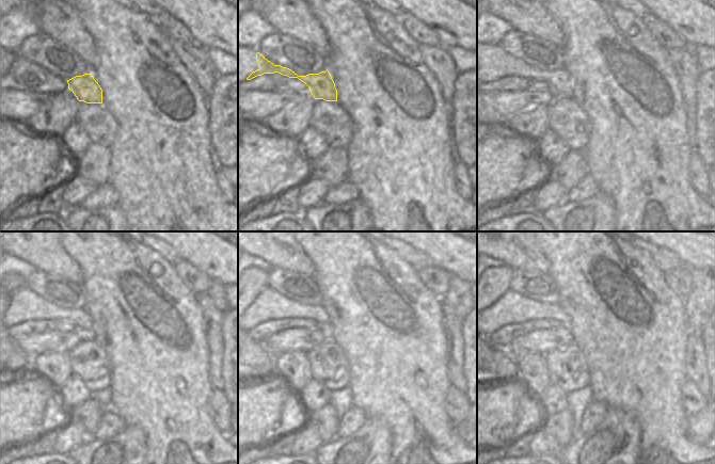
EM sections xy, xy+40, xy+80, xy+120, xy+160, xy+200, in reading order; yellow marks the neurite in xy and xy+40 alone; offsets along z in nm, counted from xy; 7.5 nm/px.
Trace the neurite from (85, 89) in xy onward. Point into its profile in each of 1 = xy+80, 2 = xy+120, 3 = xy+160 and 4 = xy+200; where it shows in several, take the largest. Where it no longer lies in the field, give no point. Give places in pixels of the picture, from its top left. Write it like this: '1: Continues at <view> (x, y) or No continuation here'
1: Continues at xy+80 (560, 82)
2: Continues at xy+120 (29, 305)
3: Continues at xy+160 (269, 305)
4: Continues at xy+200 (512, 307)

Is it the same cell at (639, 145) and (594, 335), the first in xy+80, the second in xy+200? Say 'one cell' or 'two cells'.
one cell

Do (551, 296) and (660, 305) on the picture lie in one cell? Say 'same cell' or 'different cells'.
different cells

